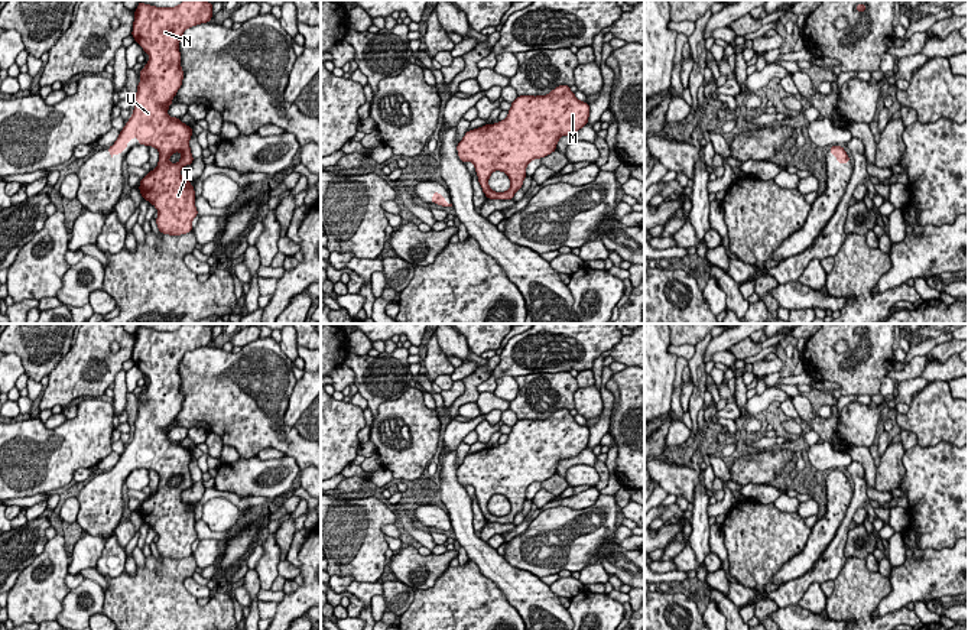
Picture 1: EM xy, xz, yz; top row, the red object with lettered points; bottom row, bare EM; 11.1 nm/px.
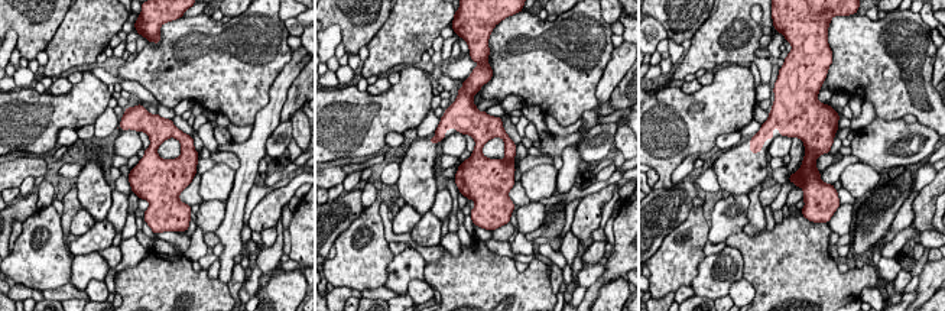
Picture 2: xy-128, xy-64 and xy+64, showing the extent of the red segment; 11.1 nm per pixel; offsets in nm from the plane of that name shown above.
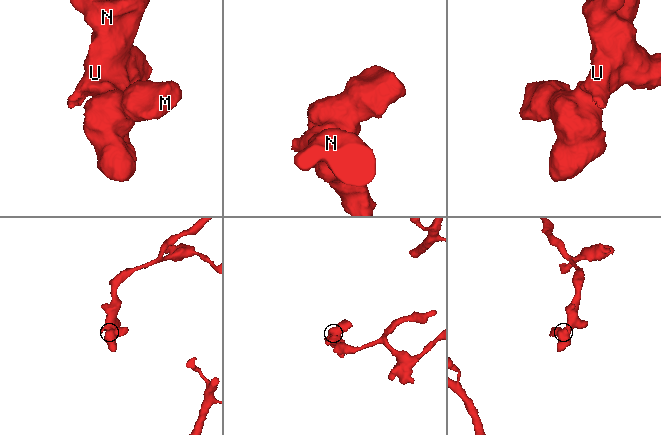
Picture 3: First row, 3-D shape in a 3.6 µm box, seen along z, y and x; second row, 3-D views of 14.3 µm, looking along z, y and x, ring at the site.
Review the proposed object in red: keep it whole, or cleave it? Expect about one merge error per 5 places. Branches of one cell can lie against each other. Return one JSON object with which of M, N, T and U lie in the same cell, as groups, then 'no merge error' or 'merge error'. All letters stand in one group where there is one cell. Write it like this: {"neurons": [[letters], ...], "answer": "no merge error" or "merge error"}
{"neurons": [["M", "N", "T", "U"]], "answer": "no merge error"}

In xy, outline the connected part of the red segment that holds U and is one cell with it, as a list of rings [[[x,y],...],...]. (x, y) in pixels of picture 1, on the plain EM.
[[[183,324],[176,331],[155,331],[139,327],[134,335],[131,360],[150,380],[139,396],[142,405],[137,407],[133,439],[120,455],[118,462],[108,471],[111,481],[127,472],[127,465],[139,462],[139,468],[153,470],[159,474],[159,487],[143,503],[139,514],[143,523],[153,527],[159,536],[156,548],[160,556],[181,559],[192,555],[192,543],[198,539],[195,532],[195,516],[189,503],[181,500],[181,493],[194,486],[189,462],[192,452],[178,441],[169,441],[168,432],[182,409],[183,394],[181,392],[179,364],[188,351],[207,347],[212,341],[212,327],[205,324]]]

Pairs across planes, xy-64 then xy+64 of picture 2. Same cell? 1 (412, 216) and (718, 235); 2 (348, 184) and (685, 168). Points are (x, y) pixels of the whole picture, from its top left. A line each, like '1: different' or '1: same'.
1: same
2: same

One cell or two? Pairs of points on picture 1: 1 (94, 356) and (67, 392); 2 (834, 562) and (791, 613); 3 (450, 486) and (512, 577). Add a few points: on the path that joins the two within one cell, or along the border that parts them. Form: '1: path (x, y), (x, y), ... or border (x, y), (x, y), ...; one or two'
1: path (87, 364), (68, 383); one
2: border (796, 604), (779, 609); two
3: path (460, 510), (464, 535), (487, 558); one

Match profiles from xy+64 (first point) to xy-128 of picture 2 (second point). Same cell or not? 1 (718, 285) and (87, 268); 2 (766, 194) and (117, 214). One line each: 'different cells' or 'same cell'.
1: same cell
2: same cell

